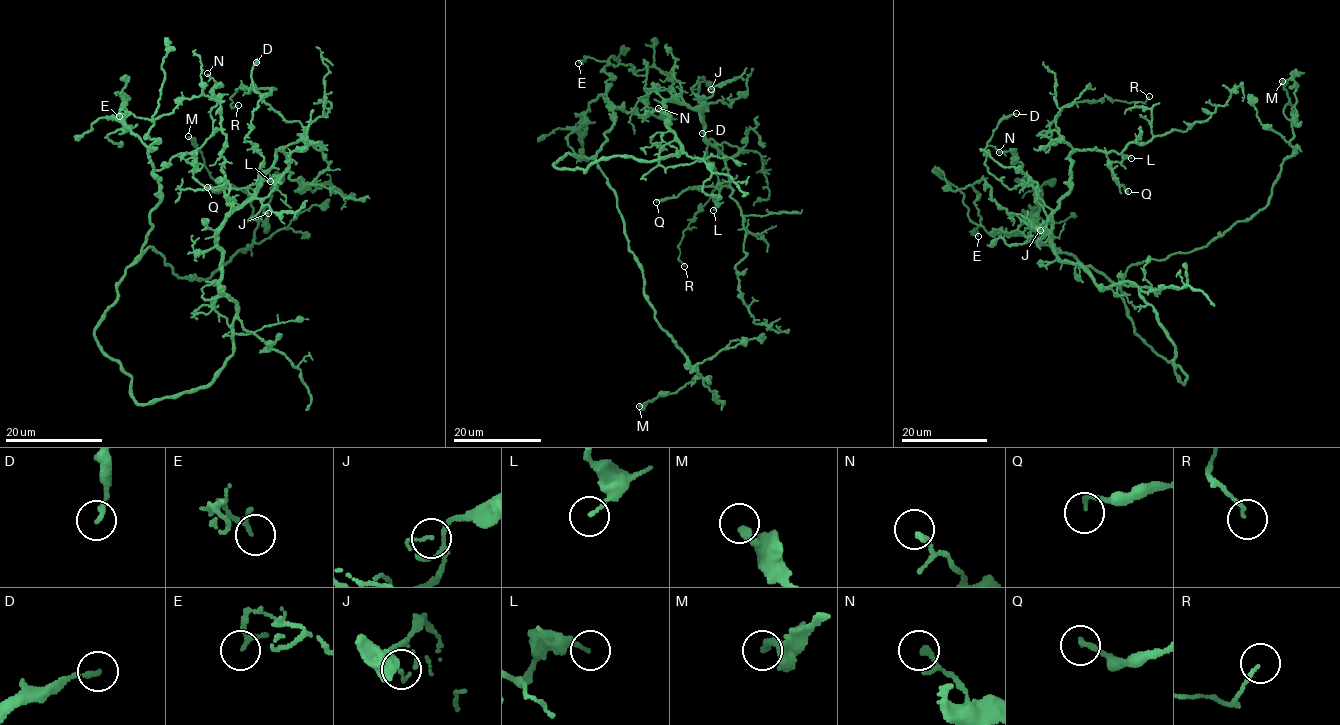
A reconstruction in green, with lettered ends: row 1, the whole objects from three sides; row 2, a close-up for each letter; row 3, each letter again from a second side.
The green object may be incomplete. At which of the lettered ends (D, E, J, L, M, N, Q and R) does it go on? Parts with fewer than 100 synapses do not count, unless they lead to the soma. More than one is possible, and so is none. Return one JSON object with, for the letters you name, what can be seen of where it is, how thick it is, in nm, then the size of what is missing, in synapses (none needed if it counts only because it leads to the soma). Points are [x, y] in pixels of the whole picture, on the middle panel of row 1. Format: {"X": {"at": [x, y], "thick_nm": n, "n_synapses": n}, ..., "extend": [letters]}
{"extend": []}

